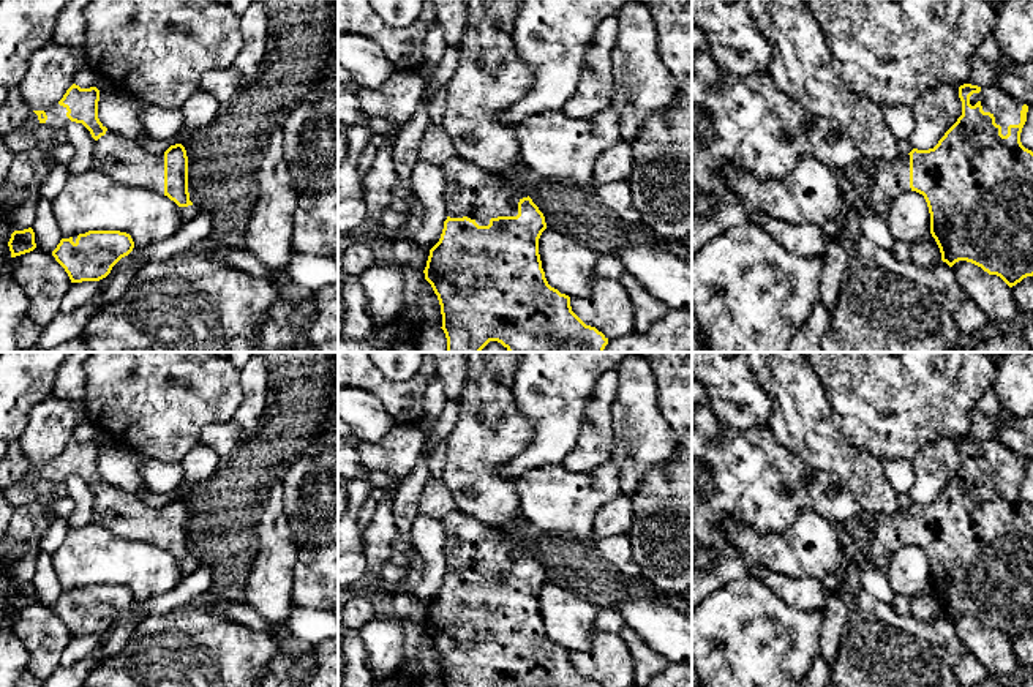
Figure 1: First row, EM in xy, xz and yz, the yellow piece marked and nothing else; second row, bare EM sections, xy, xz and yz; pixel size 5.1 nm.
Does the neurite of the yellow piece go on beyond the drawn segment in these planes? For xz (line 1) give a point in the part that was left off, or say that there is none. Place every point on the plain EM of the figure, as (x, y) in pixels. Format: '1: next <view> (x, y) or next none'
1: next xz (471, 545)

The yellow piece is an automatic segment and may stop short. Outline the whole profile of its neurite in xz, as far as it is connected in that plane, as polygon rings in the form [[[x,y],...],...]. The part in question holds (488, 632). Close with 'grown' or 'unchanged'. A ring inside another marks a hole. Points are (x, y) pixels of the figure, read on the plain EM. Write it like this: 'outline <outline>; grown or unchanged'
outline [[[458,510],[442,523],[447,573],[423,627],[438,649],[444,687],[602,687],[572,665],[569,649],[548,638],[539,608],[547,576],[532,553],[516,556],[507,534]]]; grown

